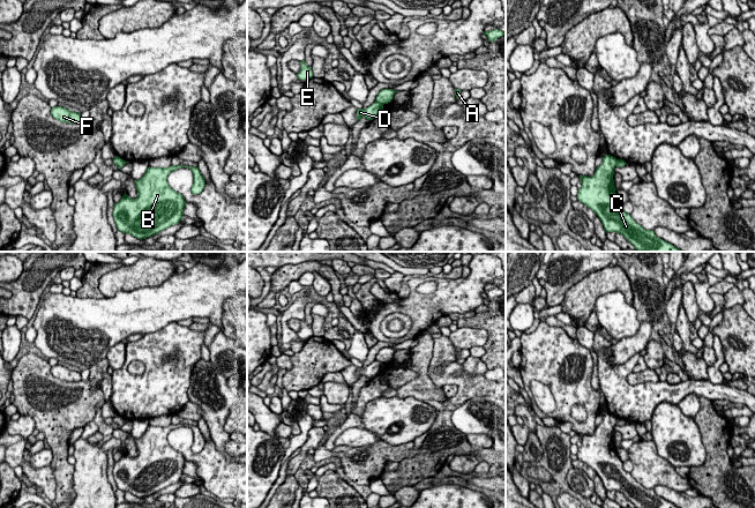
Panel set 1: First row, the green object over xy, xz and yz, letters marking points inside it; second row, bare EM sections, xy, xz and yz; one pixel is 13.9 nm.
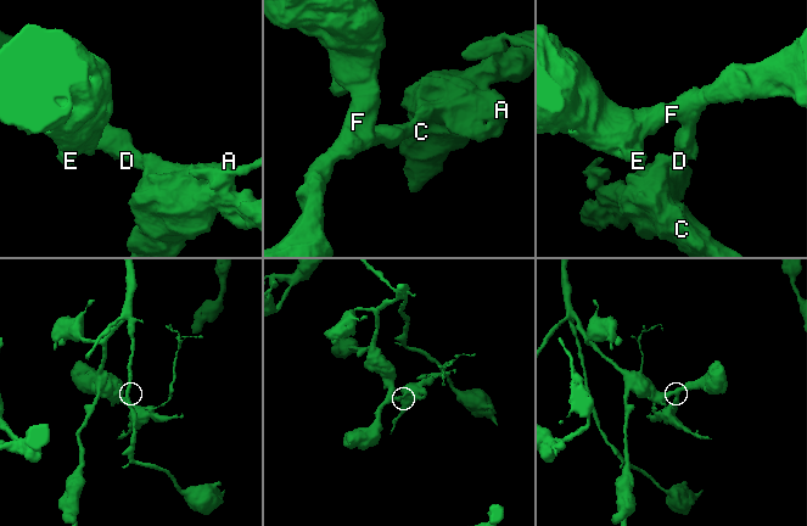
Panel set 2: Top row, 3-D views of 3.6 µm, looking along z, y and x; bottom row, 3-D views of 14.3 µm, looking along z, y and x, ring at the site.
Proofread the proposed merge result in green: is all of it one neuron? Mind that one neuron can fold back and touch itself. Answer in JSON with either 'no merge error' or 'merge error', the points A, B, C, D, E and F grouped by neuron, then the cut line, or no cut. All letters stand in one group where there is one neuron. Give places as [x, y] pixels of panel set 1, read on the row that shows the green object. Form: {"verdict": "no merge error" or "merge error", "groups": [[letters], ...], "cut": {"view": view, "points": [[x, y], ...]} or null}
{"verdict": "merge error", "groups": [["A", "B", "C"], ["D", "E", "F"]], "cut": {"view": "xz", "points": [[375, 101], [383, 104]]}}

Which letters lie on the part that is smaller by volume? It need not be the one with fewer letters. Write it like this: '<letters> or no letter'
A, B, C

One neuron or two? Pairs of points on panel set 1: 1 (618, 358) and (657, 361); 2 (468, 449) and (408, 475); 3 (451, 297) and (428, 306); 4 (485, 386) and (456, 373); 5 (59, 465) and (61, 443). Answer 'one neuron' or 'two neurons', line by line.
1: two neurons
2: one neuron
3: one neuron
4: one neuron
5: one neuron

